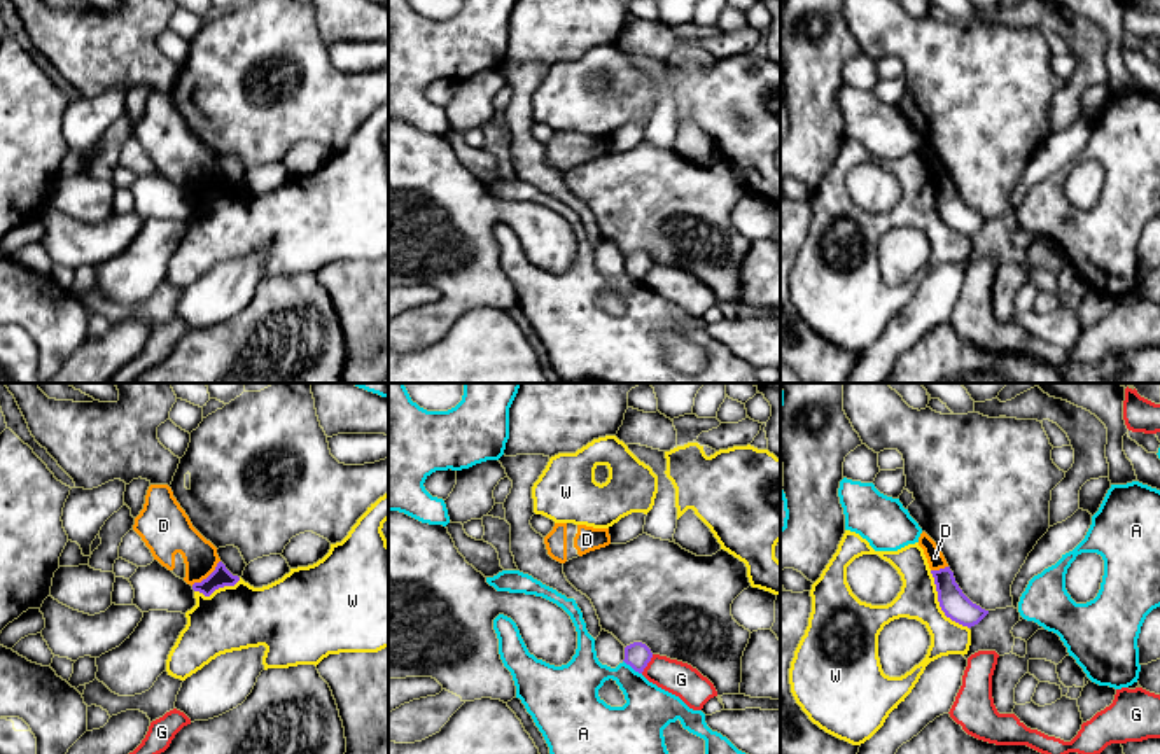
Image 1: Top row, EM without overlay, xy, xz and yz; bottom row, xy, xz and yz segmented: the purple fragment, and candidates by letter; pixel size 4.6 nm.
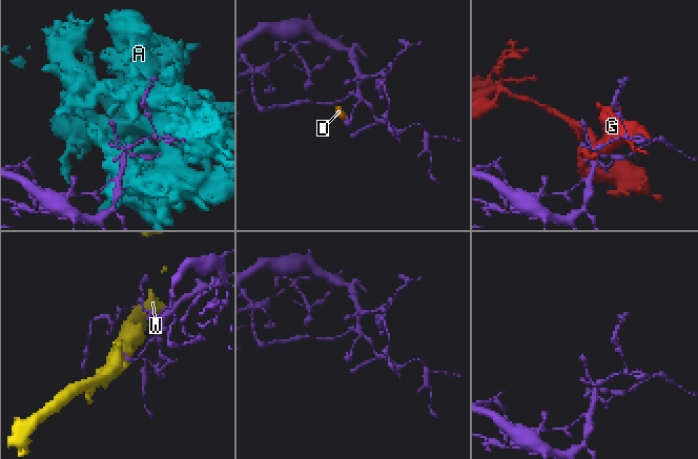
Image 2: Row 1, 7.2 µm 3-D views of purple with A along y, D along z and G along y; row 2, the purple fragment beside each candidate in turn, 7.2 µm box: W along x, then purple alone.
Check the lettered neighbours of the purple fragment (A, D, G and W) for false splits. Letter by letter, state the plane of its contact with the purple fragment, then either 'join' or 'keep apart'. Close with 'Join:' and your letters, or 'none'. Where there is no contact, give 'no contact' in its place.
A: xz | keep apart
D: xy | keep apart
G: xz | keep apart
W: yz | keep apart
Join: none

